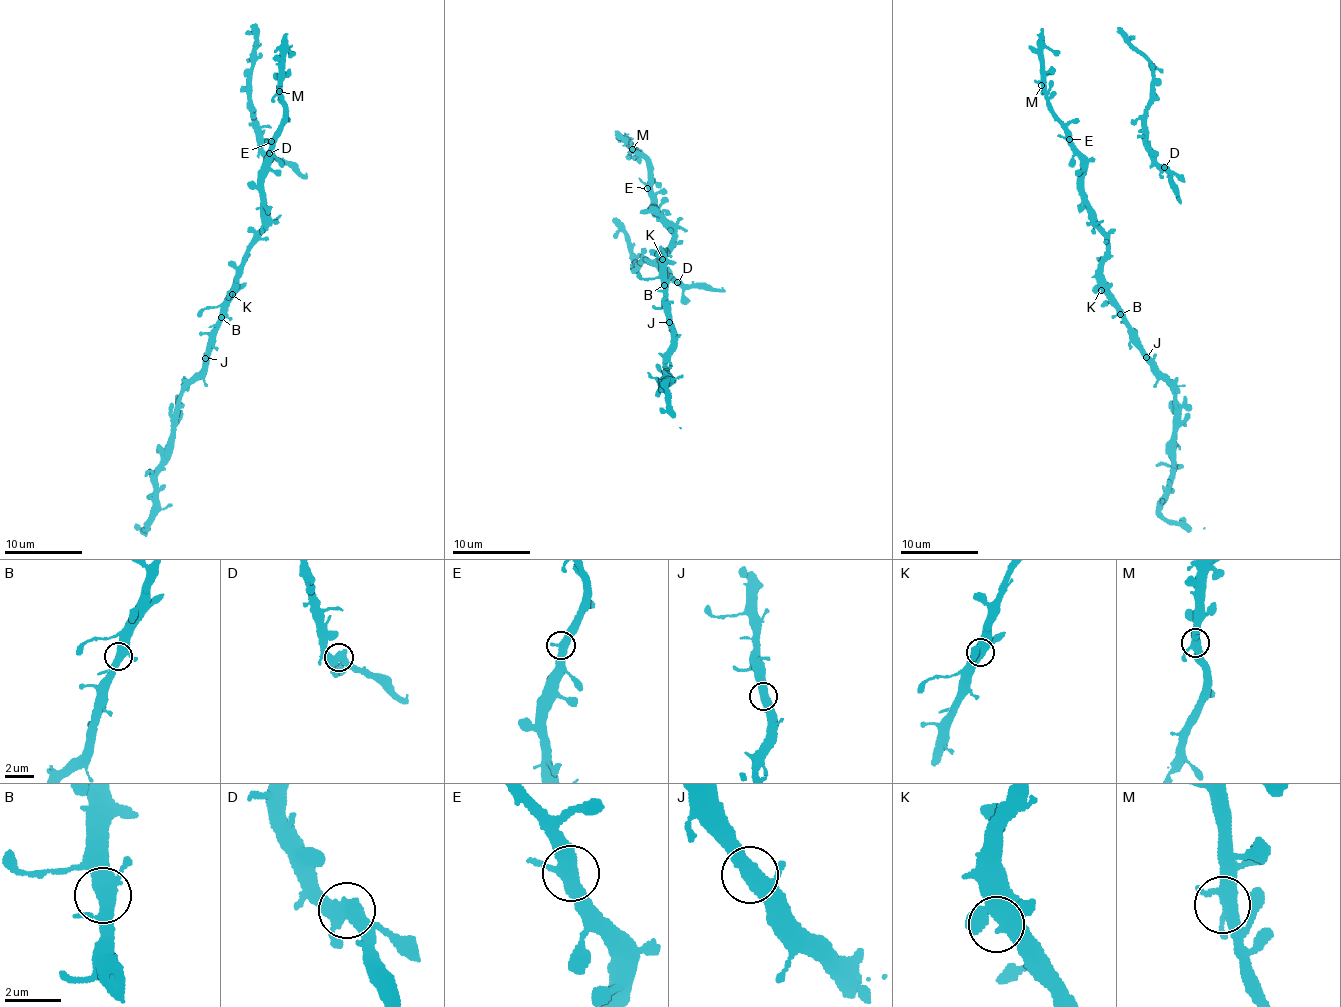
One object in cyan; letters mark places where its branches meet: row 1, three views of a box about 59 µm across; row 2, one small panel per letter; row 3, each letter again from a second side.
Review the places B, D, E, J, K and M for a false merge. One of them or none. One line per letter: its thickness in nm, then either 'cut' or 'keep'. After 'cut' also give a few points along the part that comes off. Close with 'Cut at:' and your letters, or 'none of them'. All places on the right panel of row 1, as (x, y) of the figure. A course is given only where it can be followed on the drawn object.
B: calibre 440 nm; keep
D: calibre 440 nm; keep
E: calibre 400 nm; keep
J: calibre 420 nm; keep
K: calibre 460 nm; keep
M: calibre 400 nm; keep
Cut at: none of them

